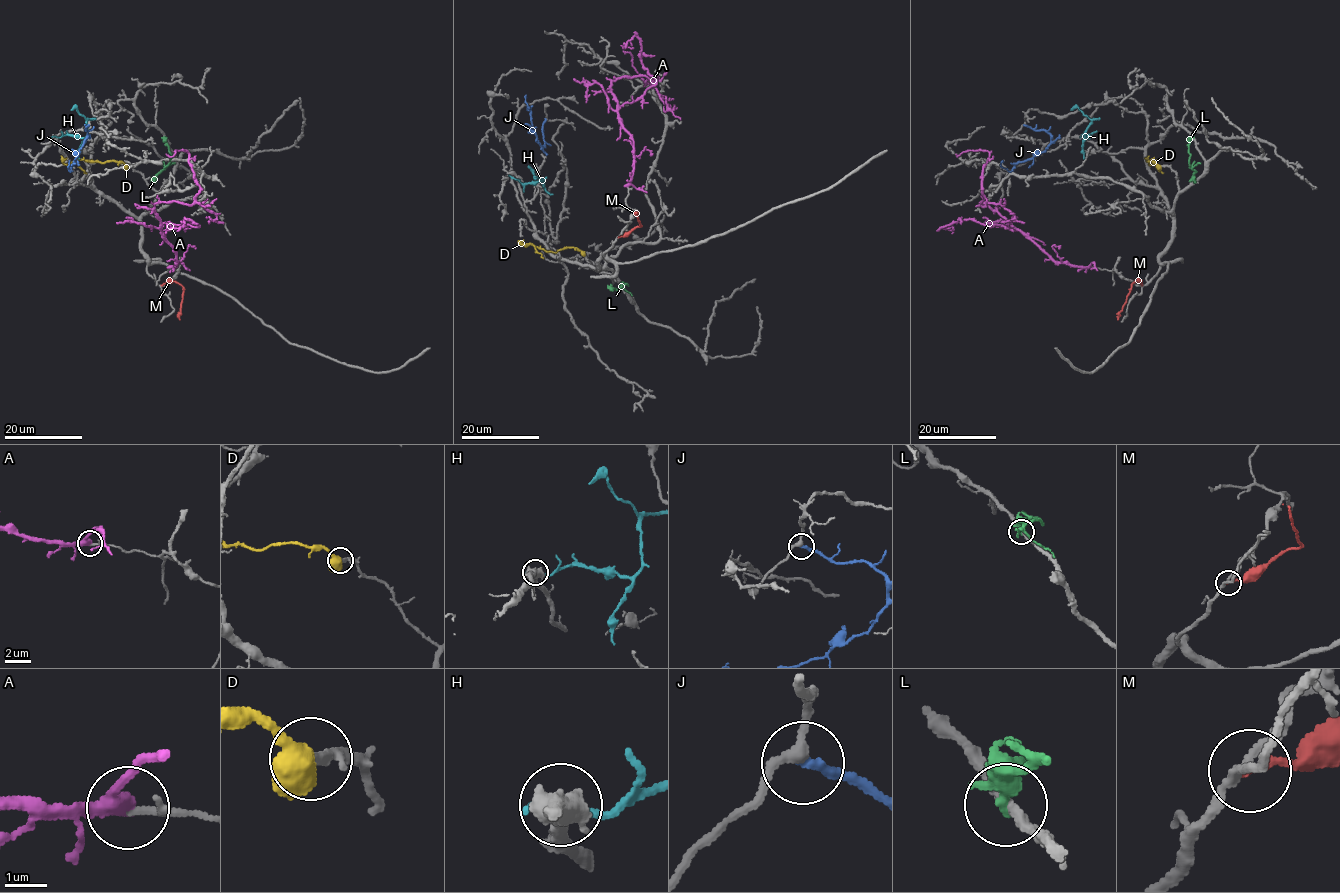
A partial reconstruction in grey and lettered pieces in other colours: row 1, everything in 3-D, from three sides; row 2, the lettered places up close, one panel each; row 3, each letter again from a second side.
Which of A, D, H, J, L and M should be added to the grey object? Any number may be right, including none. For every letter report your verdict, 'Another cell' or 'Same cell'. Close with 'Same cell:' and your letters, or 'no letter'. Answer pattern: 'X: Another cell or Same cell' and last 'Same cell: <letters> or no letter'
A: Another cell
D: Same cell
H: Another cell
J: Another cell
L: Another cell
M: Another cell
Same cell: D

